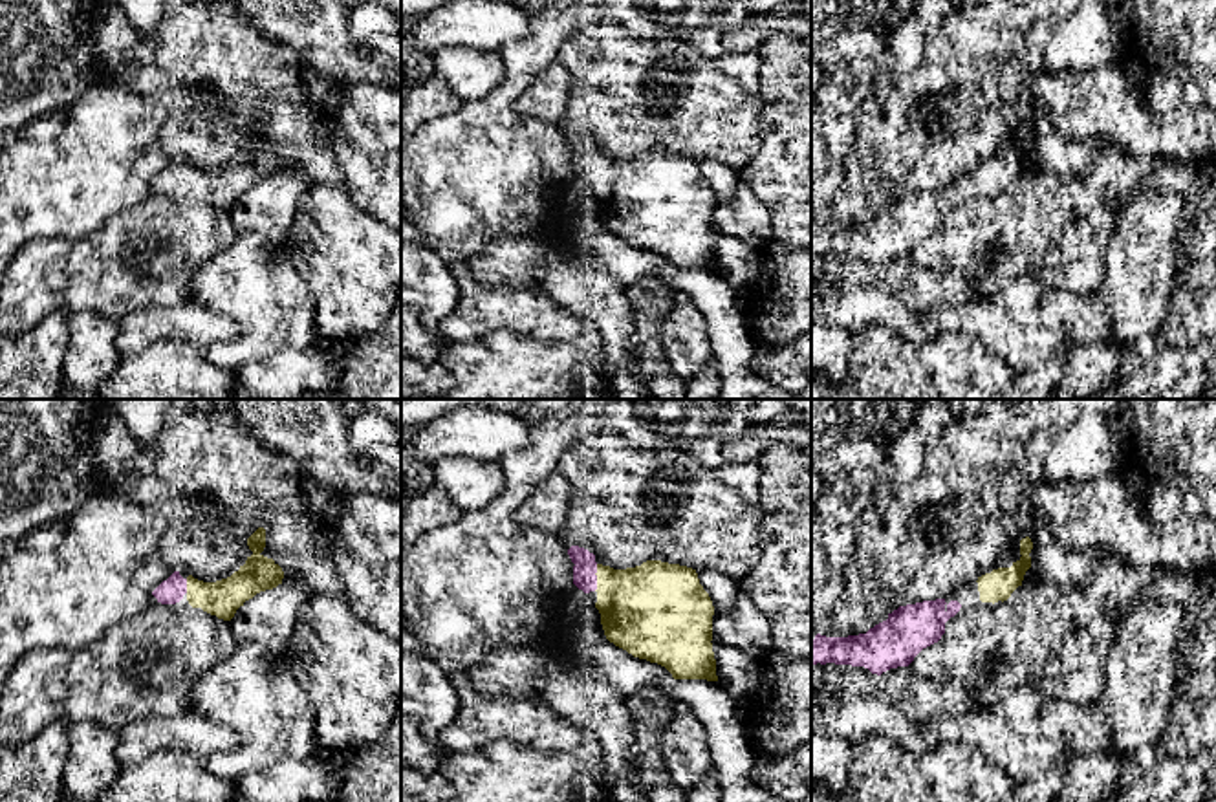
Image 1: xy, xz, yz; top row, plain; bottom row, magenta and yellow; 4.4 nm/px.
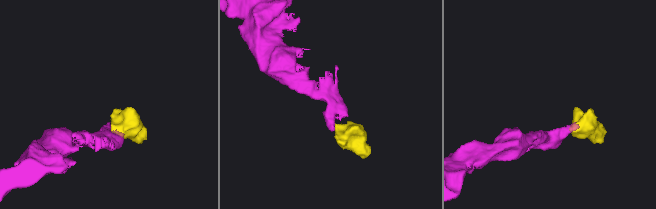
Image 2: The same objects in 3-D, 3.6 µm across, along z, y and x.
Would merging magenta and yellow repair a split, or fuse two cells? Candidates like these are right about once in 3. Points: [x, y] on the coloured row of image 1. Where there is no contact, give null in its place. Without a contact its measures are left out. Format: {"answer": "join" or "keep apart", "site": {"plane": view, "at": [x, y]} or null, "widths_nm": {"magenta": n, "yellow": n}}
{"answer": "join", "site": {"plane": "xz", "at": [596, 577]}, "widths_nm": {"magenta": 100, "yellow": 380}}

